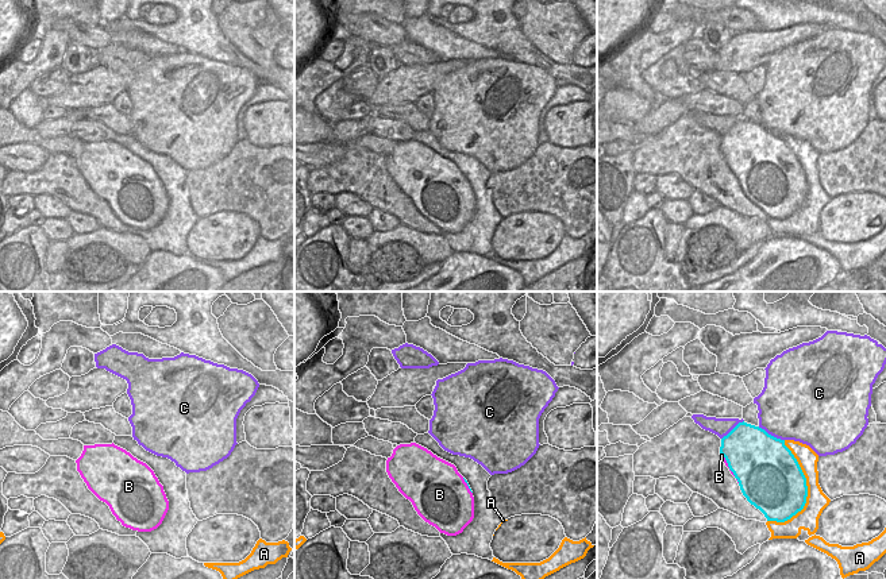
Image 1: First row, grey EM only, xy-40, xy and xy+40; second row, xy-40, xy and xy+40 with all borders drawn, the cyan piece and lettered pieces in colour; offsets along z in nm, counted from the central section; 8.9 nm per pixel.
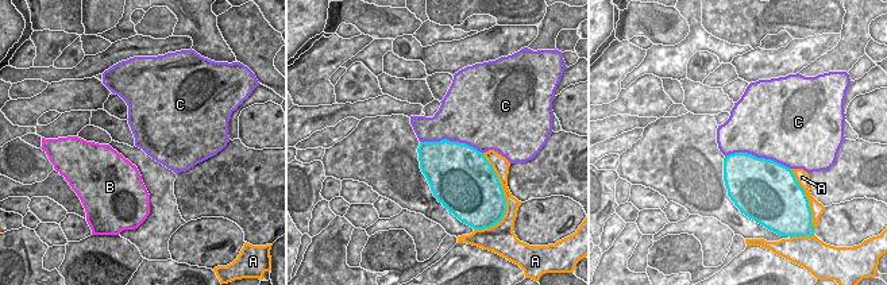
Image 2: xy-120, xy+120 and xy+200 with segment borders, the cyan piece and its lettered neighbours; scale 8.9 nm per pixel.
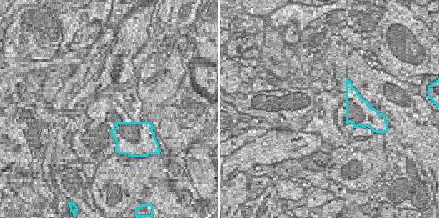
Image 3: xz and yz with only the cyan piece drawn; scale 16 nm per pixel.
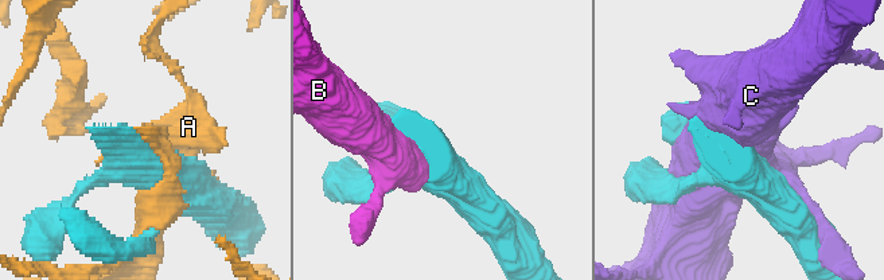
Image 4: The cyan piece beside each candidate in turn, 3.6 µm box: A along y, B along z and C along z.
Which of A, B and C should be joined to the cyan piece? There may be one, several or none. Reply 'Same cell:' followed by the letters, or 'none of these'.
Same cell: B

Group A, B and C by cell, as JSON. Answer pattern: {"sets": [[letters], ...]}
{"sets": [["A"], ["B"], ["C"]]}

